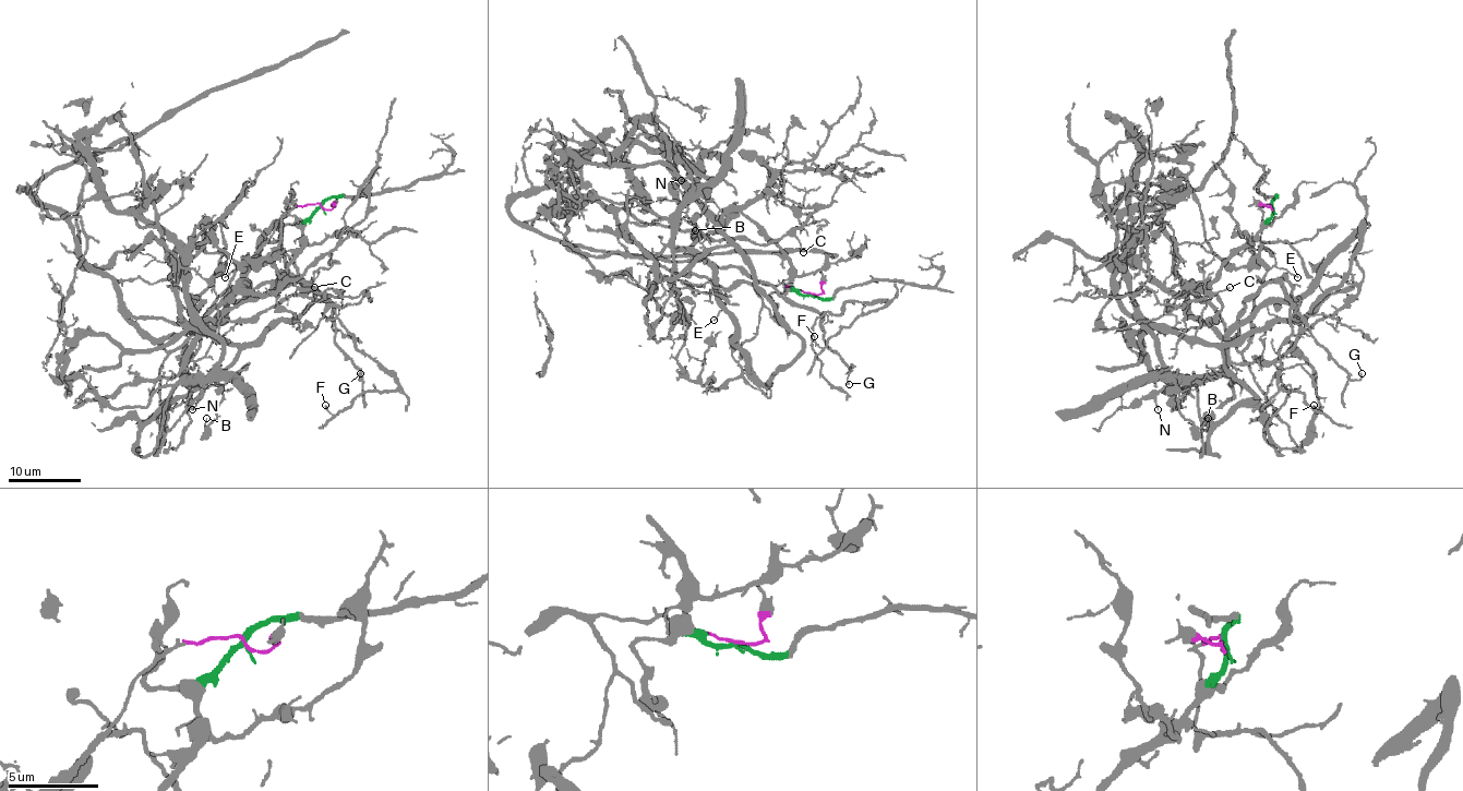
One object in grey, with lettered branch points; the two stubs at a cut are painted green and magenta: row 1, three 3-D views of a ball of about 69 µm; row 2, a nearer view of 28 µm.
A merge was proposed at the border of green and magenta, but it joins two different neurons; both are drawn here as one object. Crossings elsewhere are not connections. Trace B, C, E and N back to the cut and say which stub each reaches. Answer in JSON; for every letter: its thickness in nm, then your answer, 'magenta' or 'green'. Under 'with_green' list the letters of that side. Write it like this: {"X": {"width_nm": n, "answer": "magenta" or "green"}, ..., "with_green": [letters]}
{"B": {"width_nm": 110, "answer": "green"}, "C": {"width_nm": 170, "answer": "magenta"}, "E": {"width_nm": 110, "answer": "magenta"}, "N": {"width_nm": 110, "answer": "green"}, "with_green": ["B", "N"]}

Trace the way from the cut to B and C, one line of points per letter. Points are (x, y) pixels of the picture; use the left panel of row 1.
B: (321, 205), (277, 279), (241, 286), (206, 318), (184, 371), (223, 395), (206, 428), (206, 418)
C: (321, 205), (290, 208), (183, 343), (167, 351), (129, 318), (190, 324), (247, 321), (315, 286)

